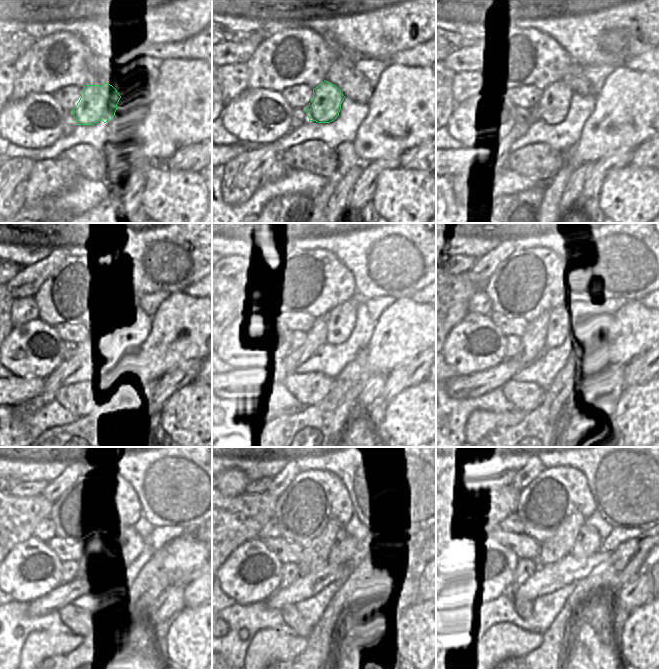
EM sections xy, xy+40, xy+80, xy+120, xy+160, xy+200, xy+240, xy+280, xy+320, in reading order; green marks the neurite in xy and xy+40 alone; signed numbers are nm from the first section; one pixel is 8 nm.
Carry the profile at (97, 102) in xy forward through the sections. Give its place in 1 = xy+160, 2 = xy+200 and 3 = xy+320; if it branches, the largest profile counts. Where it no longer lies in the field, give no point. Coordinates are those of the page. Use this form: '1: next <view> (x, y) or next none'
1: next xy+160 (341, 319)
2: next xy+200 (564, 320)
3: next xy+320 (588, 542)

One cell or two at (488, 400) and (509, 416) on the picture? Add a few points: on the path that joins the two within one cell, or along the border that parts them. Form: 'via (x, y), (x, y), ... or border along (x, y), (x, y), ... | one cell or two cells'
border along (514, 408), (503, 412), (480, 410) | two cells

